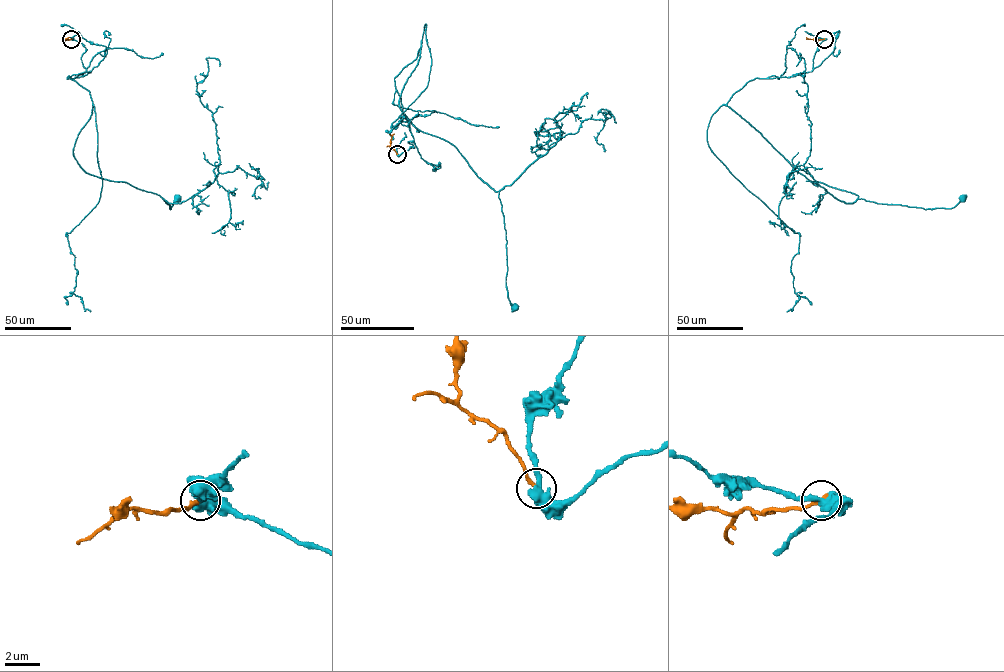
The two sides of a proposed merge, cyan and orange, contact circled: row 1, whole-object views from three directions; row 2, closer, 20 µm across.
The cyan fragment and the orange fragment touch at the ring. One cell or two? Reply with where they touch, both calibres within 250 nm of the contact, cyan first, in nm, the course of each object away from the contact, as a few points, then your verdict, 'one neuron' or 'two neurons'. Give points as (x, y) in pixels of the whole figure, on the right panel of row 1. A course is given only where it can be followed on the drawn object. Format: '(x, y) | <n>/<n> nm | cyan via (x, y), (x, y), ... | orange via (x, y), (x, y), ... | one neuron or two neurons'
(824, 39) | 550/240 nm | cyan via (824, 39), (811, 71), (756, 78), (727, 105), (811, 181), (866, 201), (925, 209), (951, 208), (963, 198) | orange via (824, 39), (806, 37) | two neurons

